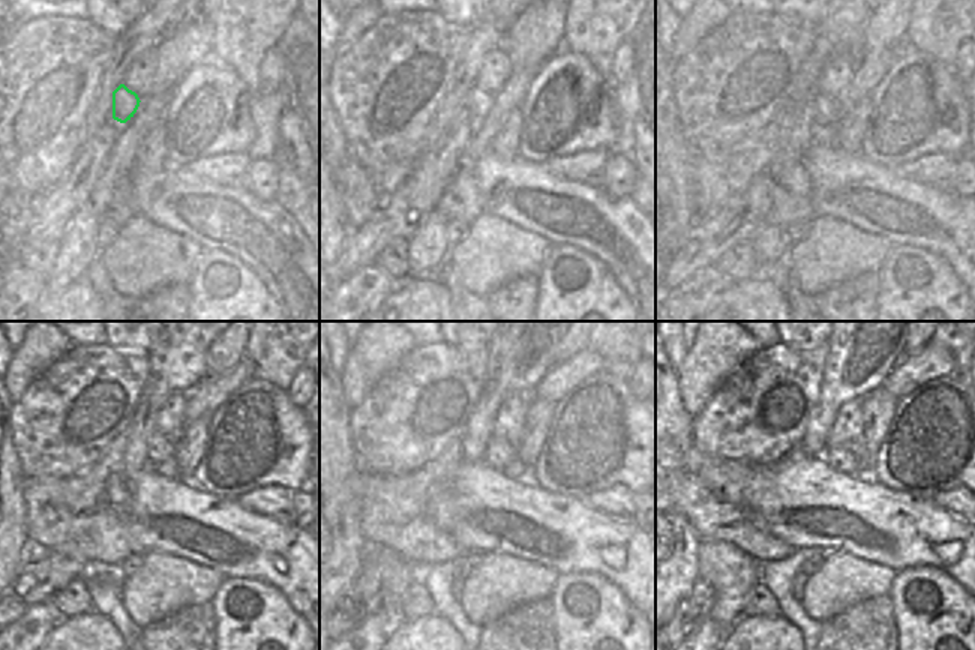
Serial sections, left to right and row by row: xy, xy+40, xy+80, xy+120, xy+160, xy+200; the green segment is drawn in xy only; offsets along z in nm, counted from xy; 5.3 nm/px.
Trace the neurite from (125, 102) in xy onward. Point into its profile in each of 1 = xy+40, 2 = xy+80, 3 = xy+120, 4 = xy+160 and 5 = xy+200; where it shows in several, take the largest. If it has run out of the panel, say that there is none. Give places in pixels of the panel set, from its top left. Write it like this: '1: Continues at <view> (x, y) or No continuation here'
1: Continues at xy+40 (479, 104)
2: Continues at xy+80 (825, 108)
3: Continues at xy+120 (158, 449)
4: Continues at xy+160 (498, 454)
5: Continues at xy+200 (839, 460)

